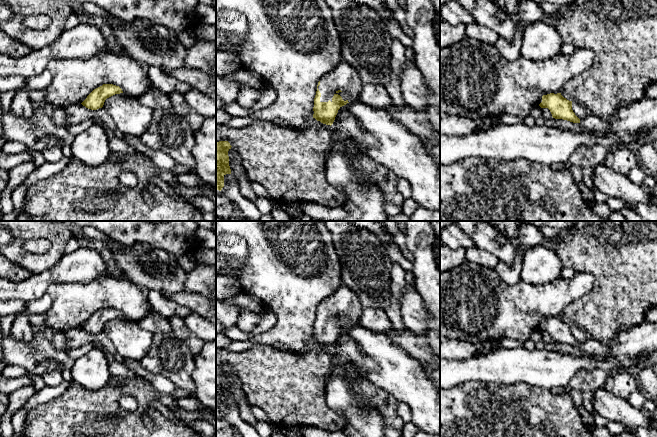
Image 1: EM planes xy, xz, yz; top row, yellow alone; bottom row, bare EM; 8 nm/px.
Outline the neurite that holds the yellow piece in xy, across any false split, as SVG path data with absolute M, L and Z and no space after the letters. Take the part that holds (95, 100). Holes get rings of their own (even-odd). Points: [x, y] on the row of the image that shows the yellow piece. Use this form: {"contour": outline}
{"contour": "M103 84L94 89L81 104L88 109L97 110L103 107L107 98L120 93L123 93L123 91L119 86Z"}

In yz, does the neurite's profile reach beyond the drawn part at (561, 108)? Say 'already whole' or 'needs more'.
already whole

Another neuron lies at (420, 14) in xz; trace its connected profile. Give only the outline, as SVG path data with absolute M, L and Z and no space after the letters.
M405 0L407 24L413 29L412 50L431 98L424 114L440 132L440 45L433 27L436 10L431 0Z

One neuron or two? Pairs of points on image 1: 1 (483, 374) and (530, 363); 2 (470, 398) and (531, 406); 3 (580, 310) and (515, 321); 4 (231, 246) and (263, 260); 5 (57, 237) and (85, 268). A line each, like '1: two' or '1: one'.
1: one
2: one
3: two
4: two
5: two

